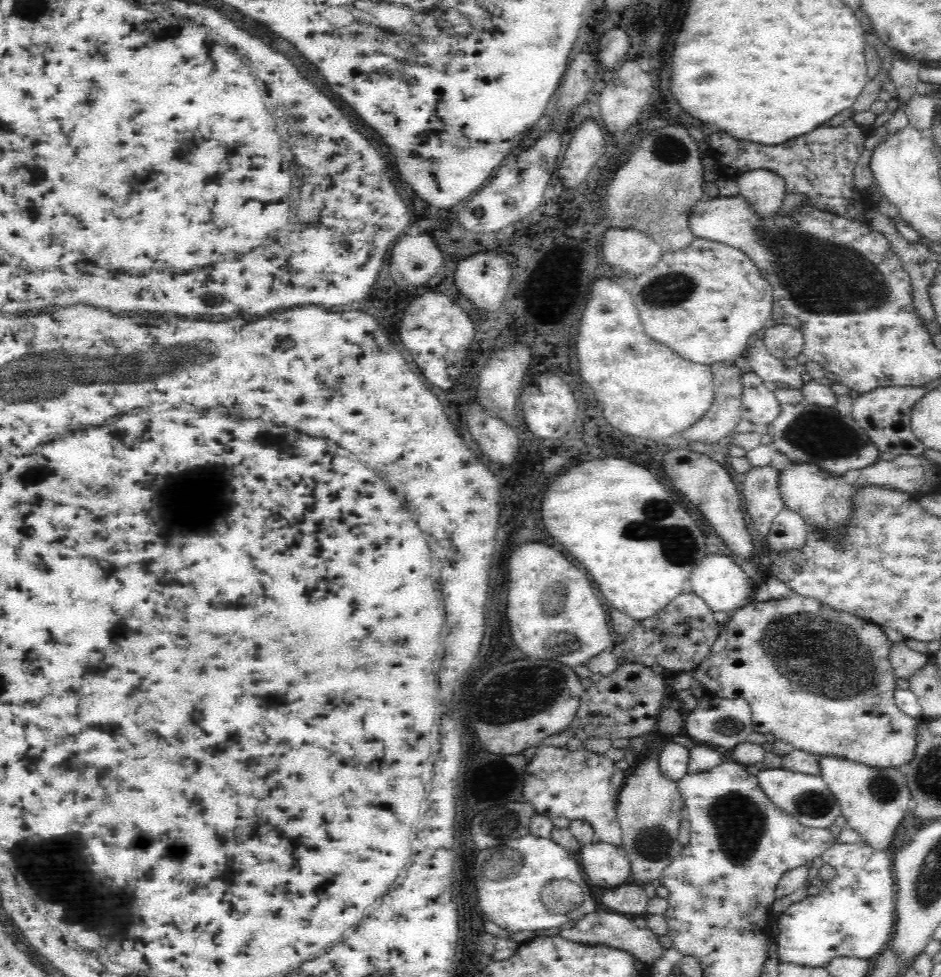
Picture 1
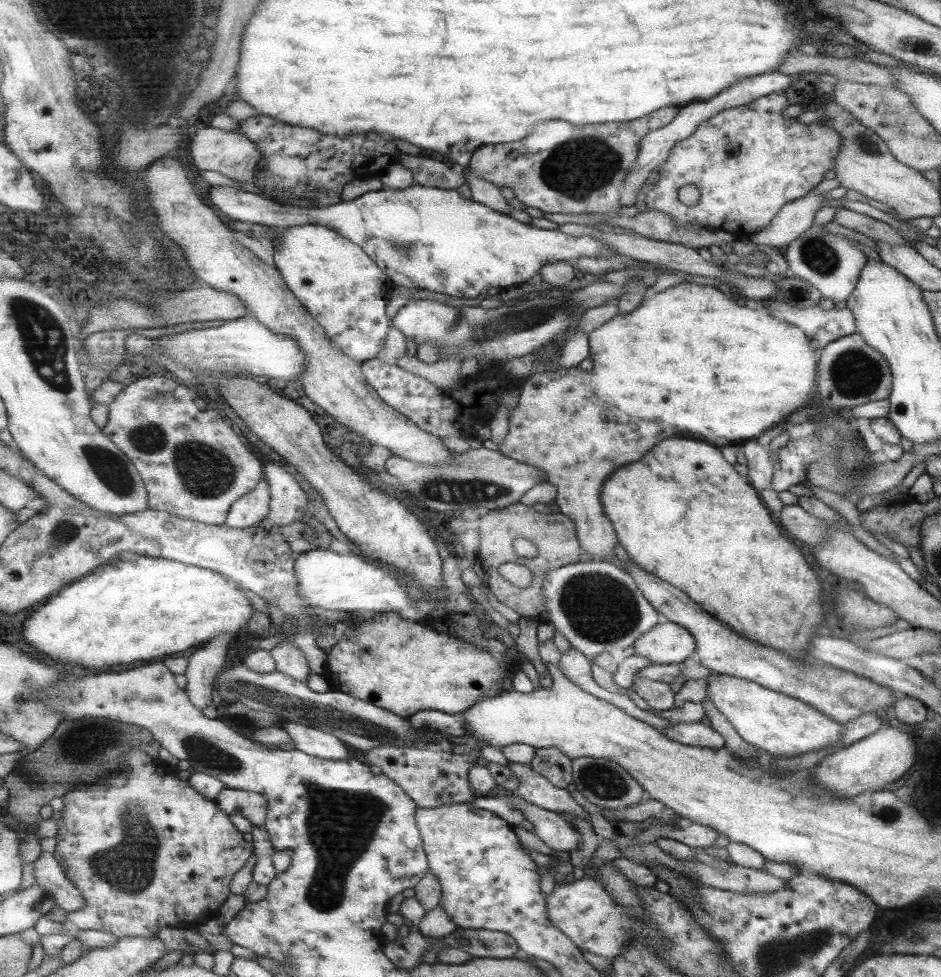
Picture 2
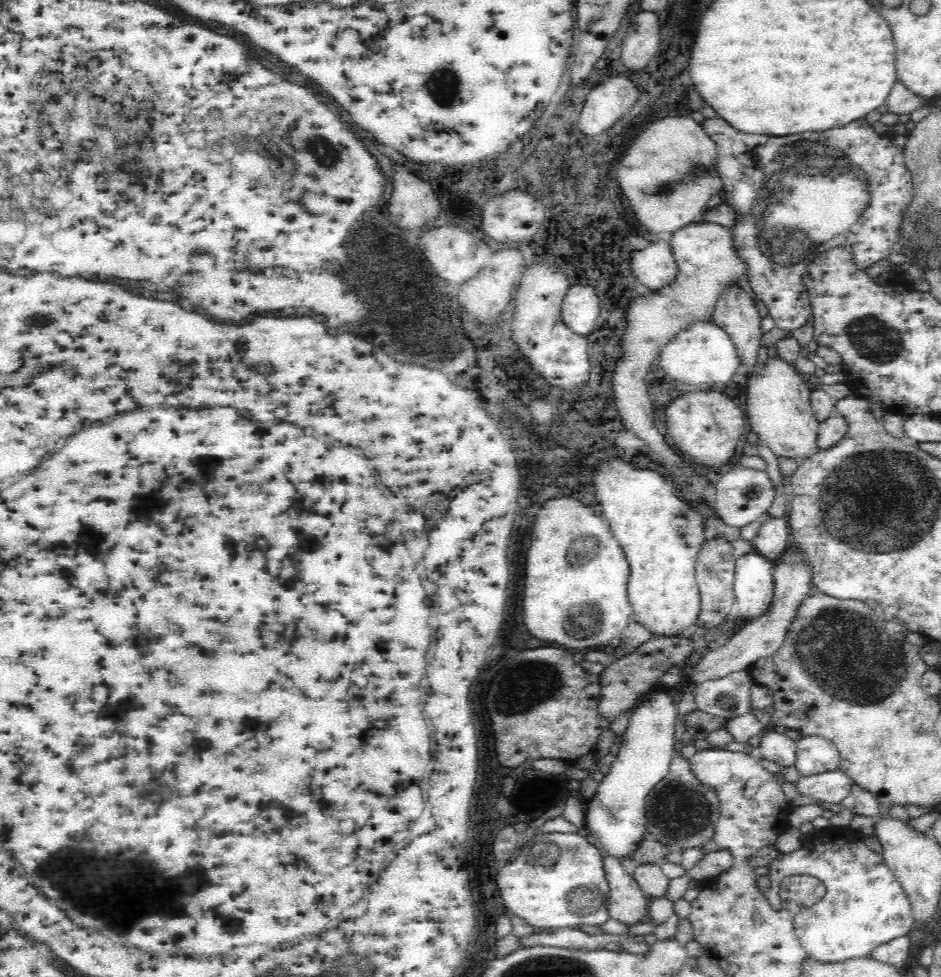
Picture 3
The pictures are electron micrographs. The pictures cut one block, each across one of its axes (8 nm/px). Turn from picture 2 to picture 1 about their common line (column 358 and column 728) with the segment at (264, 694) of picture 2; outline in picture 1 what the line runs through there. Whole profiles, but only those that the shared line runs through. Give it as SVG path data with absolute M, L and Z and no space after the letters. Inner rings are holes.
M706 694L698 704L689 711L684 725L686 736L690 736L697 743L712 743L722 749L733 749L737 744L746 742L748 735L753 732L752 707L746 697L738 695L735 697L720 697L720 695L711 696Z

